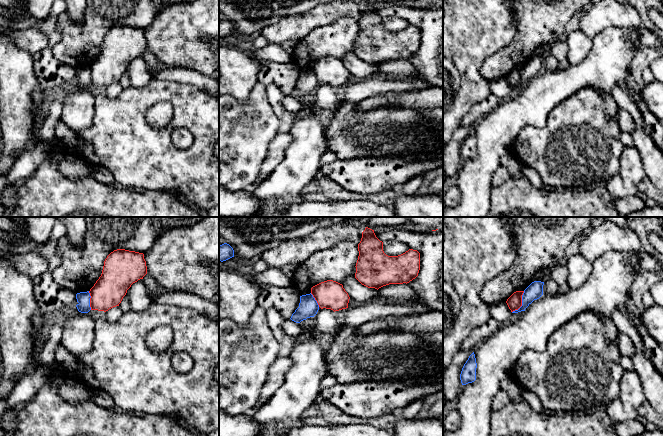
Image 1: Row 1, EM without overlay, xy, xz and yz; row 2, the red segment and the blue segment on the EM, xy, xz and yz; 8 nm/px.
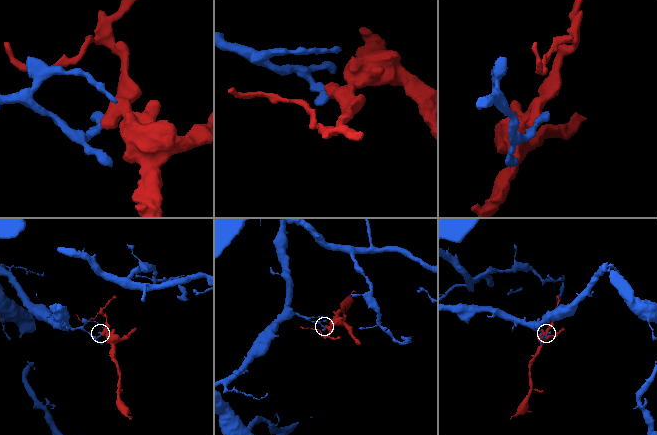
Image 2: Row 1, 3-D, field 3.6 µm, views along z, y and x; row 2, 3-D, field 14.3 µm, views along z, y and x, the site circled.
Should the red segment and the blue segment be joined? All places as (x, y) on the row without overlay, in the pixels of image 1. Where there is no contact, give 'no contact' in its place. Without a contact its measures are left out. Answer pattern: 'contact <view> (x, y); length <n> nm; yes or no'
contact yz (521, 79); length 200 nm; no

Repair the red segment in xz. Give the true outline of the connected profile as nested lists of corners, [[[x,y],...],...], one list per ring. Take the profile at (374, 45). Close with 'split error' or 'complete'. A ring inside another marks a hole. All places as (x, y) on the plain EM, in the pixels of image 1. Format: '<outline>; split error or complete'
[[[368,3],[362,8],[358,27],[355,54],[368,64],[378,66],[389,60],[407,60],[418,52],[420,29],[417,26],[388,32],[383,27],[383,18]]]; complete

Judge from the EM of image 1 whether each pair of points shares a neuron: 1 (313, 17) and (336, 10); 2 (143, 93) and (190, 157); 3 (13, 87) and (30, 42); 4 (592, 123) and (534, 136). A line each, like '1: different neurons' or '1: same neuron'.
1: same neuron
2: same neuron
3: different neurons
4: same neuron

